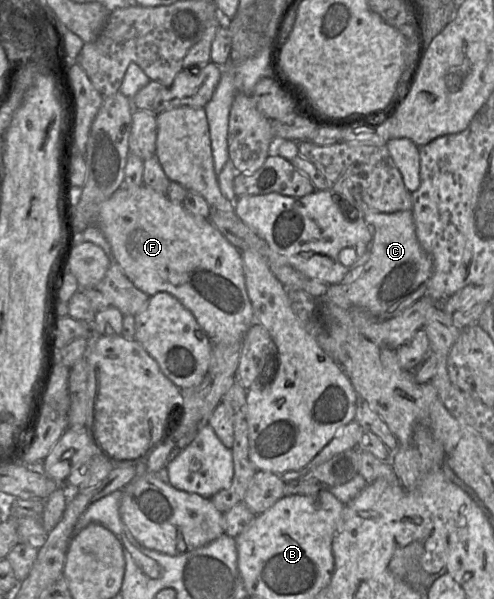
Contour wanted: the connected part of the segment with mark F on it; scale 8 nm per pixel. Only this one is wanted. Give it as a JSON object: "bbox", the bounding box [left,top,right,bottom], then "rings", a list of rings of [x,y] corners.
{"bbox":[94,184,254,343],"rings":[[[144,184],[121,186],[95,213],[94,224],[101,228],[108,240],[114,261],[137,289],[149,296],[168,292],[176,297],[191,311],[212,342],[235,343],[244,338],[254,323],[254,313],[246,289],[242,253],[208,218],[187,212],[182,205],[173,203],[167,194]]]}

